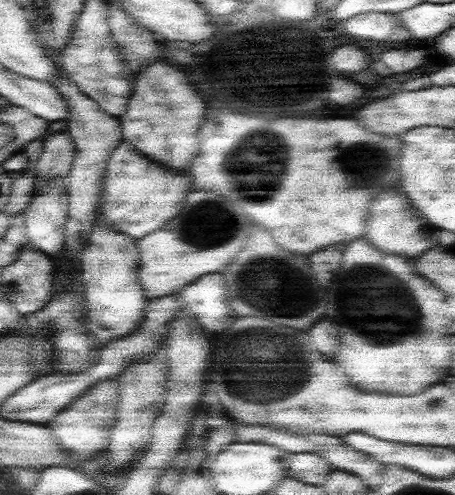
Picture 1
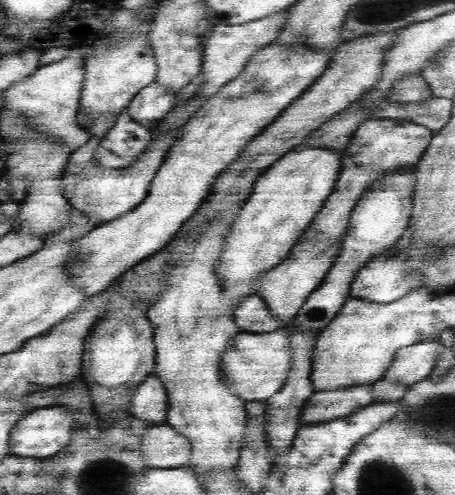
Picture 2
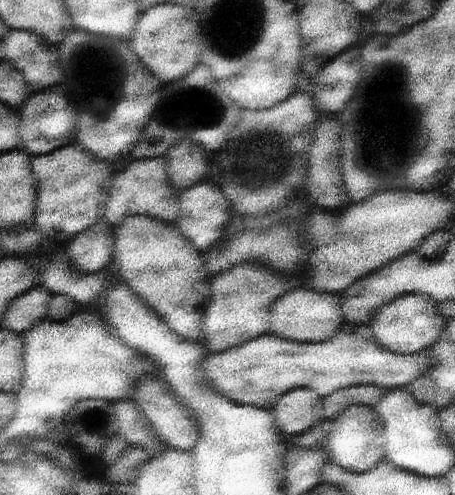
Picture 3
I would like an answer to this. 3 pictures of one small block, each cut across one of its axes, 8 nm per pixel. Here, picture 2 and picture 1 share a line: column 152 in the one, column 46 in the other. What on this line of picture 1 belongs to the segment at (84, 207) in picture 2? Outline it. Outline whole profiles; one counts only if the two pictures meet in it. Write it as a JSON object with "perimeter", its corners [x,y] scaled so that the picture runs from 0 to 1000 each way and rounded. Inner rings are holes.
{"perimeter":[[[125,267],[112,275],[99,295],[95,311],[77,335],[77,360],[86,368],[99,364],[143,364],[160,347],[160,327],[169,323],[169,291],[152,267]]]}

